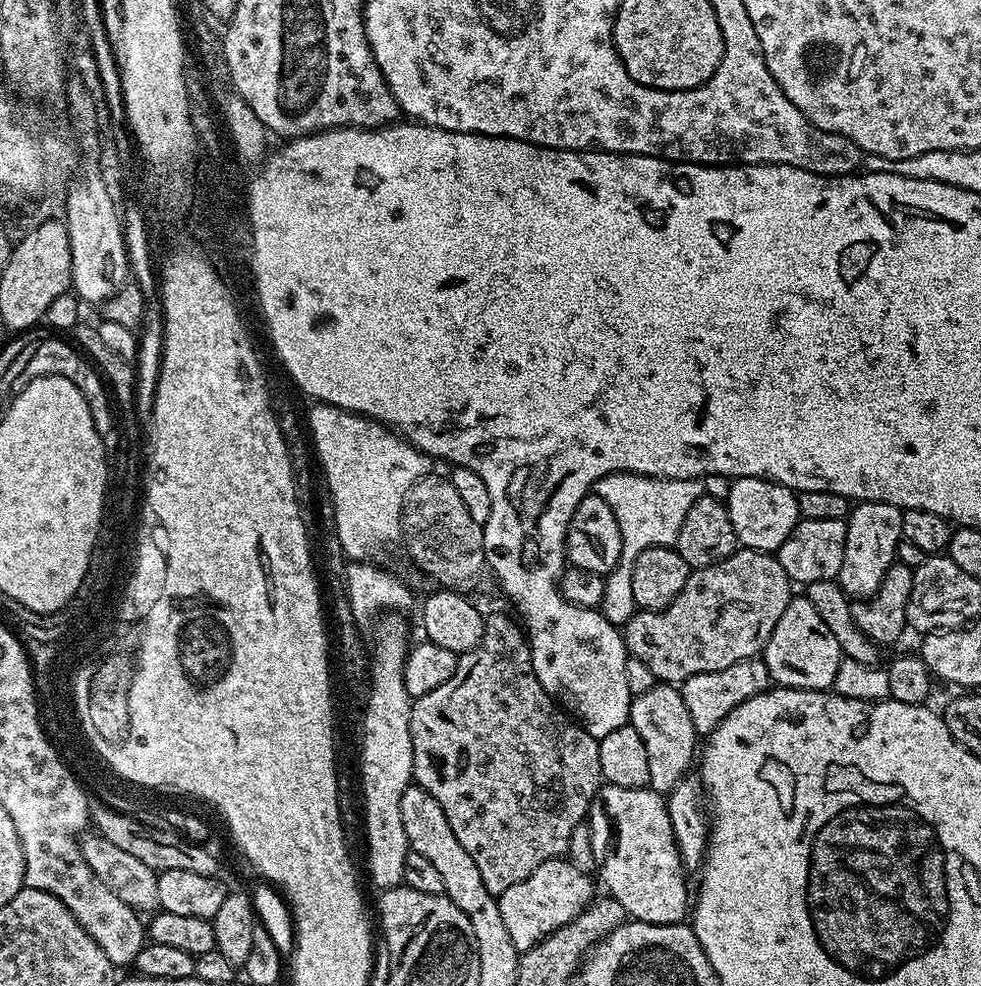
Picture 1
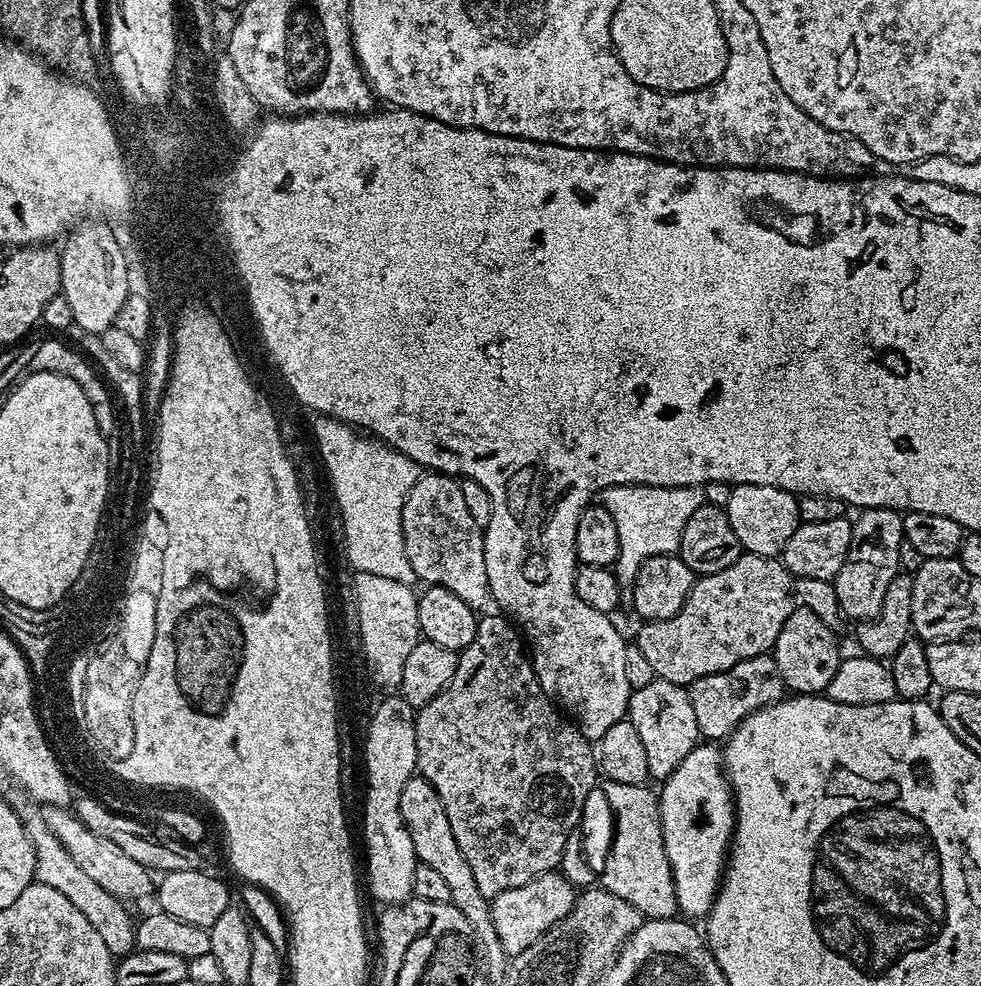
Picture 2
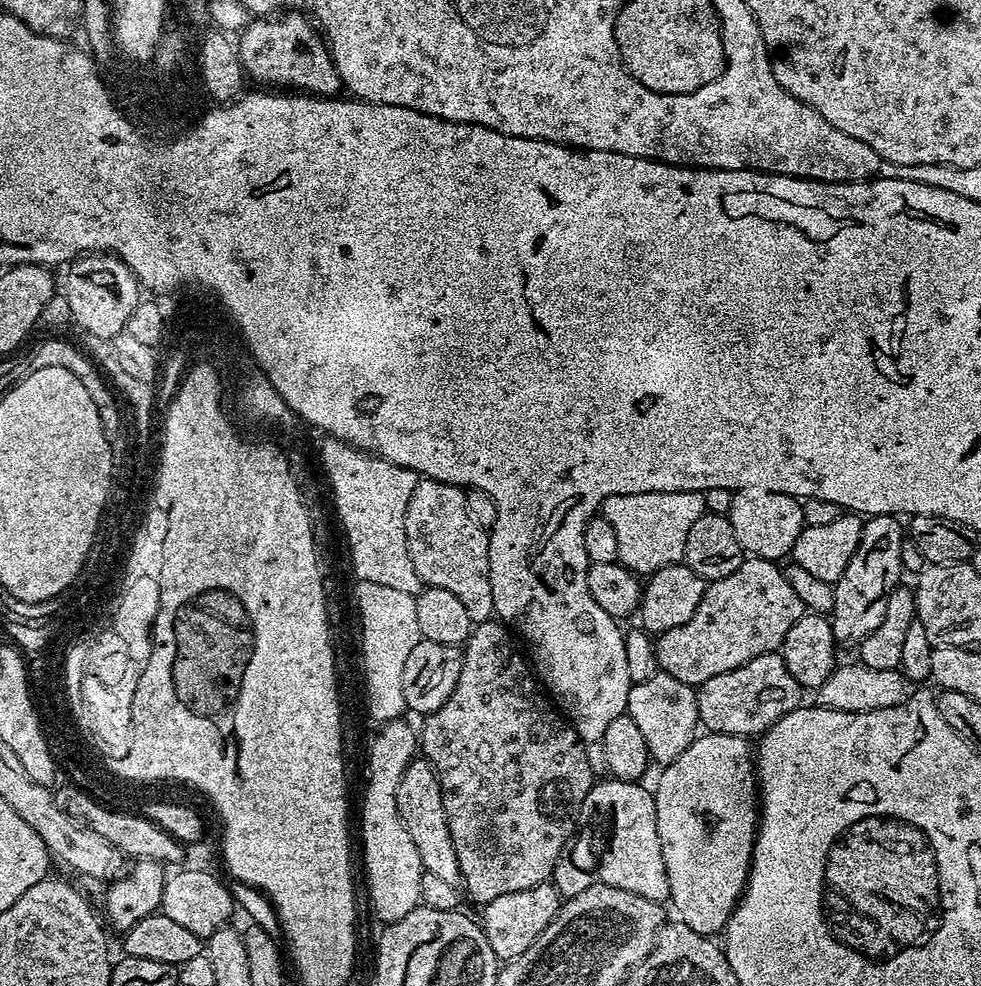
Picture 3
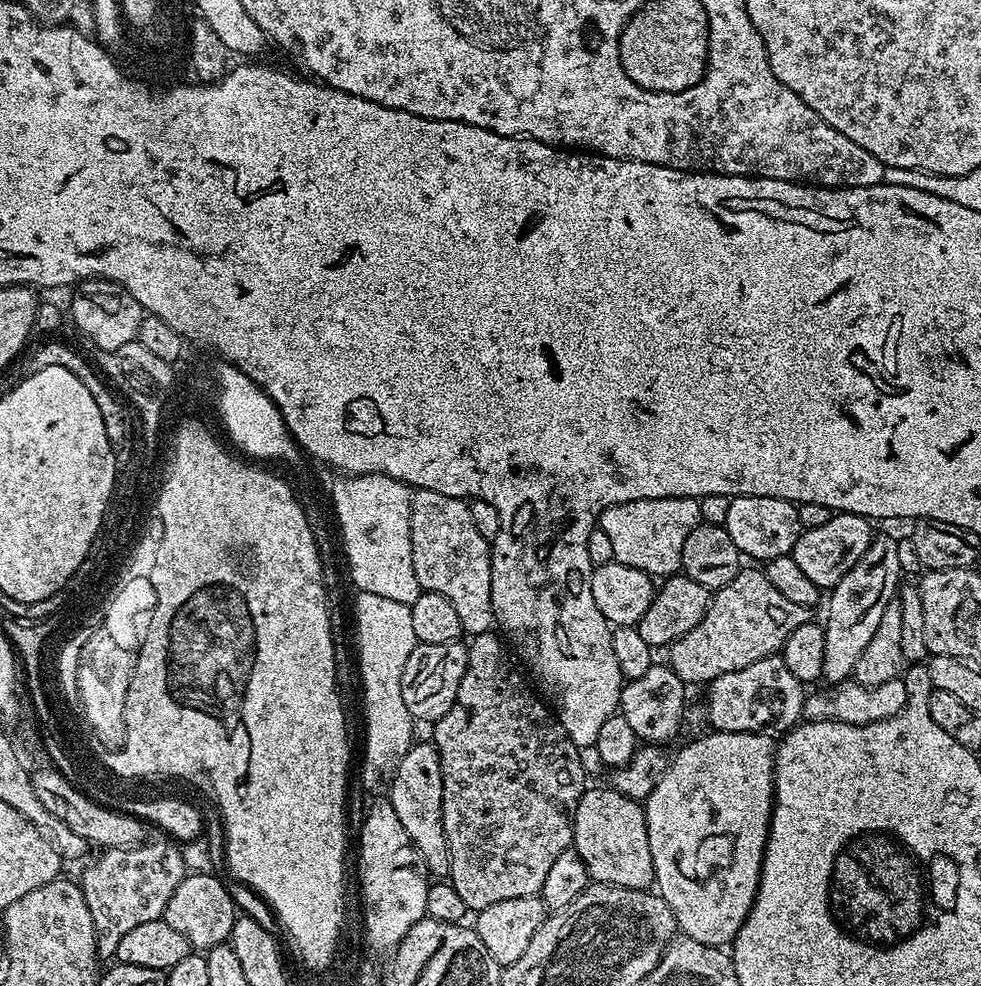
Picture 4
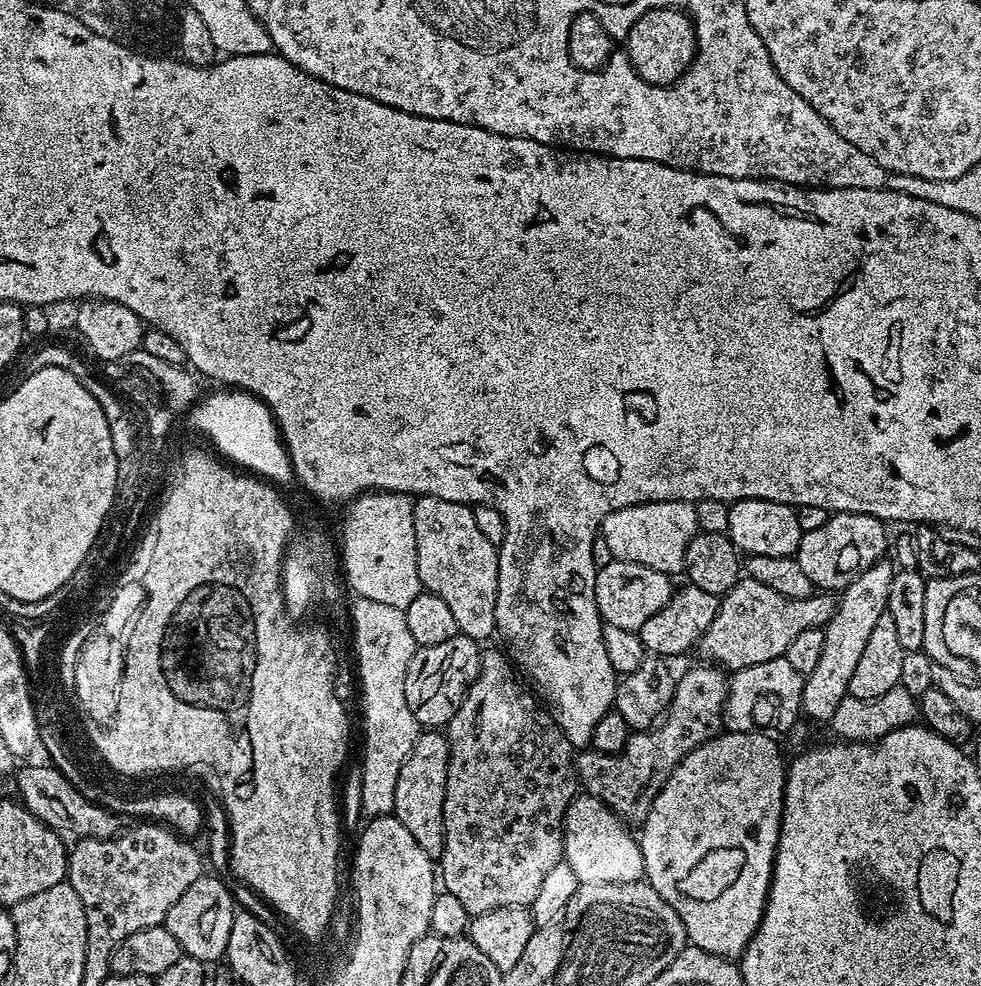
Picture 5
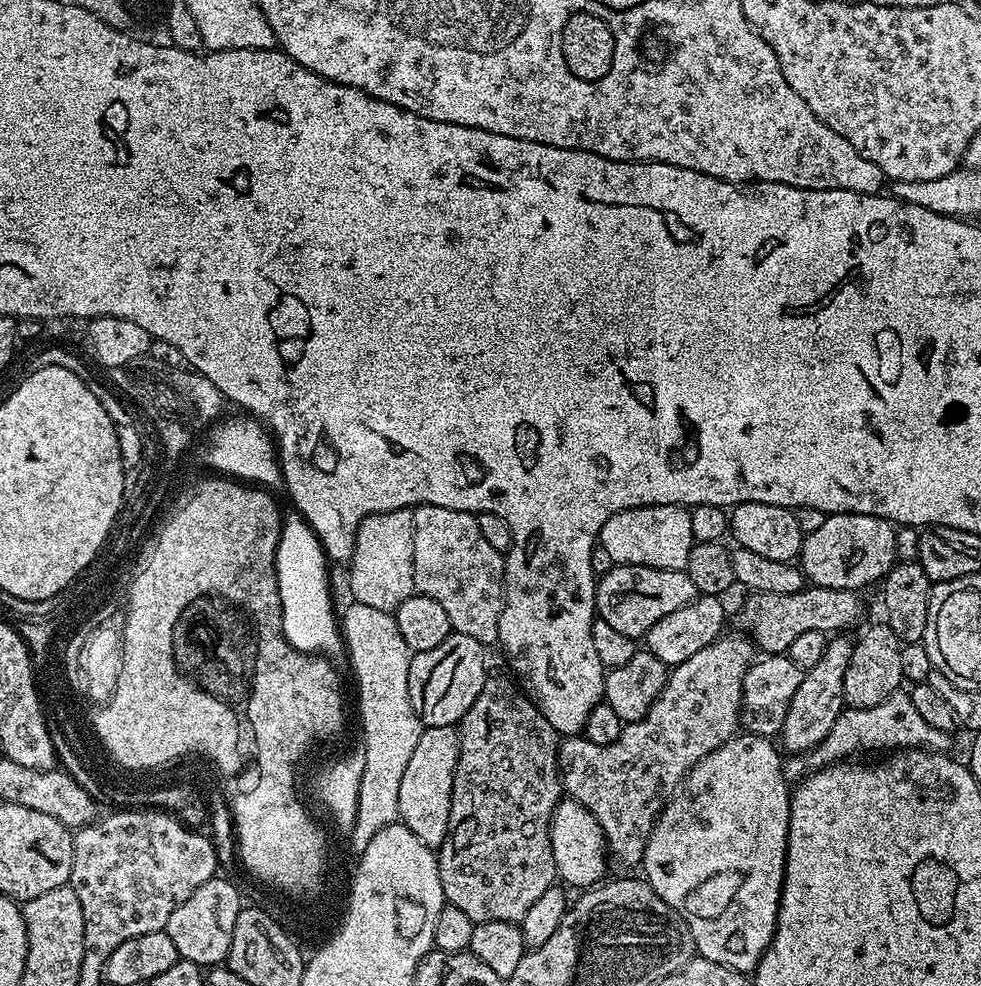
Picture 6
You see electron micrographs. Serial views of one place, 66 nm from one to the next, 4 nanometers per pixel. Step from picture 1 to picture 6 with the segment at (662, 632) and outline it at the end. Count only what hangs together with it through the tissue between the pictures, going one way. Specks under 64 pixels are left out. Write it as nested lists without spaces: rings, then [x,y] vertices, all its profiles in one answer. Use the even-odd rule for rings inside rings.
[[[805,586],[798,594],[759,594],[749,595],[744,608],[744,620],[752,631],[750,640],[764,654],[787,653],[790,642],[810,630],[825,634],[840,634],[860,616],[860,600],[855,591],[847,588],[818,588]]]

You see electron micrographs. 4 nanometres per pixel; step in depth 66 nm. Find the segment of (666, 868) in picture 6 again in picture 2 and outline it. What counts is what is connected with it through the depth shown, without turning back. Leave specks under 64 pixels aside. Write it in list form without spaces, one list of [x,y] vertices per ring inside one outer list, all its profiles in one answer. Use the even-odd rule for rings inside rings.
[[[710,742],[696,745],[682,760],[674,774],[667,777],[658,792],[660,806],[660,825],[662,838],[666,846],[666,858],[670,862],[674,894],[677,909],[685,917],[707,917],[712,904],[716,901],[716,892],[720,888],[722,873],[726,868],[726,861],[732,843],[732,832],[736,828],[736,805],[728,779],[724,775],[723,755],[721,749]]]

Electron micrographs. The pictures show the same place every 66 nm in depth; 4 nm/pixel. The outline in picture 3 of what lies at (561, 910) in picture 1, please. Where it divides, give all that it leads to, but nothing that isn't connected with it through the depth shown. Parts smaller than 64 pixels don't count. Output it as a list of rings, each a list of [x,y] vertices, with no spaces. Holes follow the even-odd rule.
[[[549,882],[534,886],[530,890],[517,890],[515,894],[502,894],[502,898],[494,898],[494,902],[483,905],[482,927],[497,961],[507,962],[530,950],[538,934],[542,934],[542,930],[546,930],[546,926],[552,924],[561,903],[562,897],[556,893],[556,887]]]

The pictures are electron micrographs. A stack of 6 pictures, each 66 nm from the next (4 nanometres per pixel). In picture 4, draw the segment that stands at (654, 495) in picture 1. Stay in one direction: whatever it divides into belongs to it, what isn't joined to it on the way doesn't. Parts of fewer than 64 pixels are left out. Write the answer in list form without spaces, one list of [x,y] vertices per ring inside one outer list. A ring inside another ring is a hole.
[[[683,496],[682,498],[650,498],[615,504],[600,513],[598,527],[609,536],[610,543],[614,545],[612,559],[626,566],[634,566],[634,570],[642,570],[647,576],[667,578],[681,571],[682,542],[686,542],[686,534],[690,534],[690,530],[697,528],[700,523],[702,521],[699,499],[695,496]]]

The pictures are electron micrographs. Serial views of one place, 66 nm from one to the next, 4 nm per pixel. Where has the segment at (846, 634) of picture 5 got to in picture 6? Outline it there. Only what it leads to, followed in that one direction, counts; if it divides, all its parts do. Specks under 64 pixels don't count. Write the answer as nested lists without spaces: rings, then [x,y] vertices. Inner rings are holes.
[[[836,634],[829,639],[826,654],[822,654],[821,660],[804,672],[798,691],[794,698],[790,698],[790,710],[786,710],[786,722],[778,737],[785,753],[799,754],[817,748],[826,738],[826,734],[830,734],[830,726],[834,726],[838,714],[844,711],[846,668],[850,666],[854,645],[846,637],[844,634]]]

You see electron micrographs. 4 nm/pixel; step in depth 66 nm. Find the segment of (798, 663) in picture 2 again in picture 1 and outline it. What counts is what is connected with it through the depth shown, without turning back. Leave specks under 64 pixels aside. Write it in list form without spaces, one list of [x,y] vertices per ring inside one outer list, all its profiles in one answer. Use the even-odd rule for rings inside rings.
[[[793,595],[791,602],[782,610],[782,618],[778,618],[778,626],[770,634],[762,653],[768,675],[781,688],[801,688],[823,692],[831,689],[834,674],[838,674],[838,666],[842,653],[838,646],[838,638],[830,634],[830,626],[822,622],[818,610],[814,610],[807,595]]]

